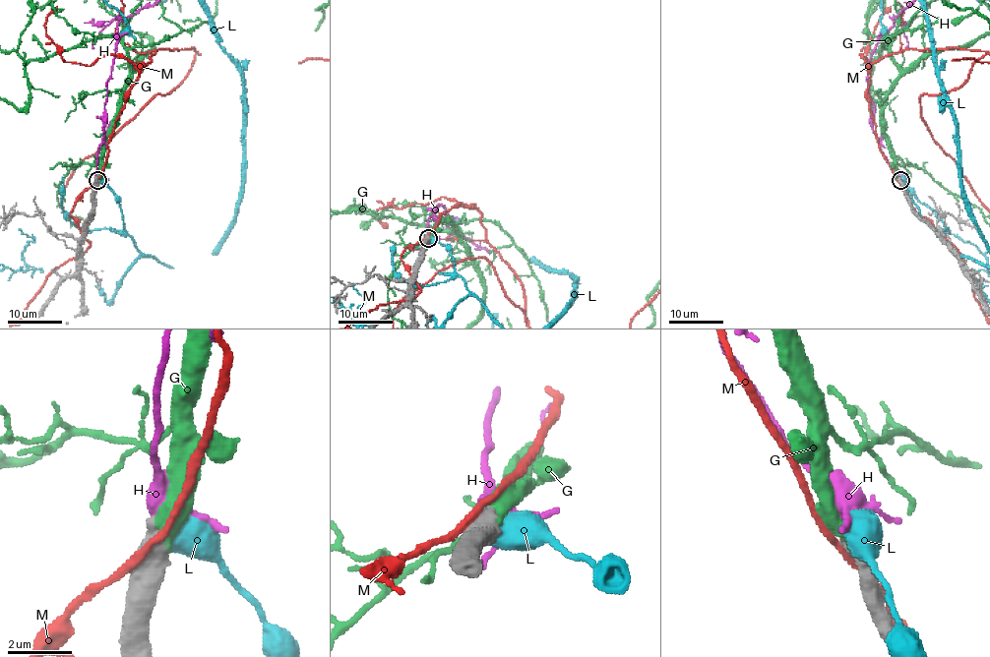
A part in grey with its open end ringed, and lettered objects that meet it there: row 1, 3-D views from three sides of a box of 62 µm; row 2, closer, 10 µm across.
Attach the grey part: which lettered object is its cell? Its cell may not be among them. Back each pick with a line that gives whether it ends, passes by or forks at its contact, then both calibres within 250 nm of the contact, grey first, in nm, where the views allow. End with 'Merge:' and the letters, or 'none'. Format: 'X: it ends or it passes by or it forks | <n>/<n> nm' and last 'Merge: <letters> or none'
G: it ends | 700/550 nm
Merge: G

